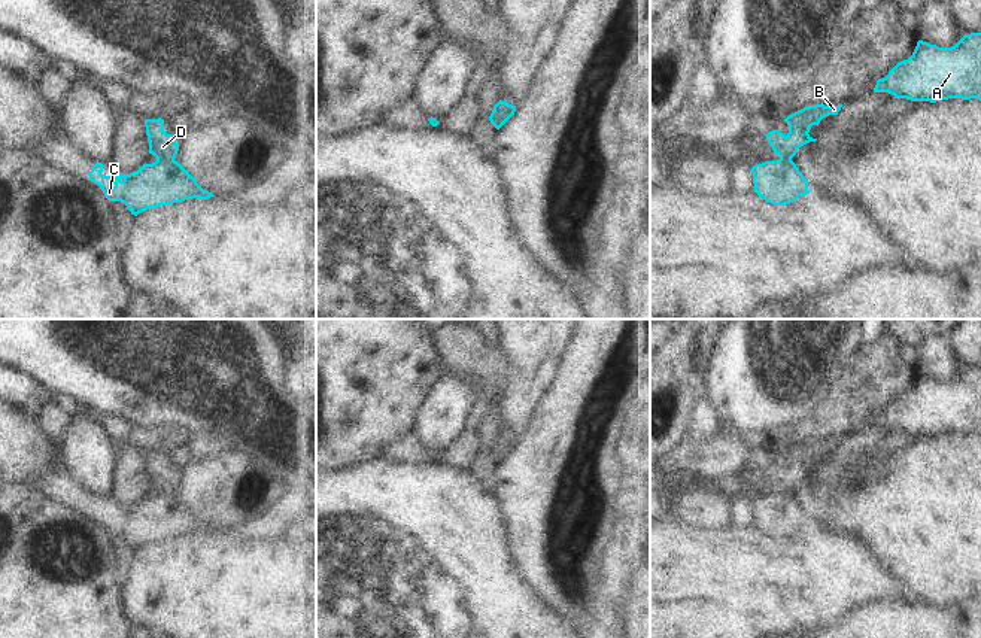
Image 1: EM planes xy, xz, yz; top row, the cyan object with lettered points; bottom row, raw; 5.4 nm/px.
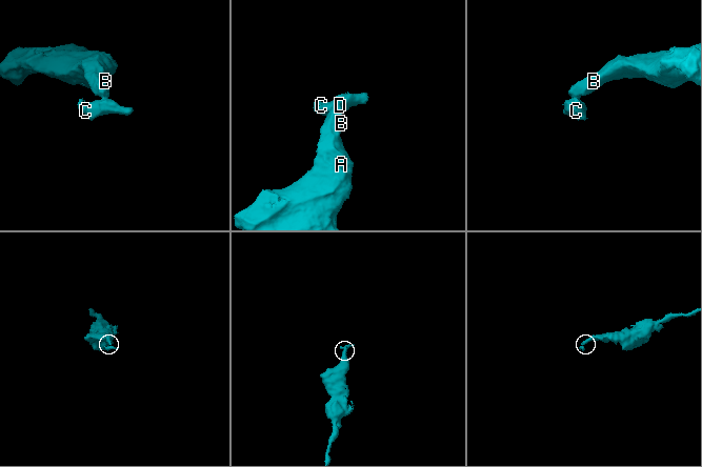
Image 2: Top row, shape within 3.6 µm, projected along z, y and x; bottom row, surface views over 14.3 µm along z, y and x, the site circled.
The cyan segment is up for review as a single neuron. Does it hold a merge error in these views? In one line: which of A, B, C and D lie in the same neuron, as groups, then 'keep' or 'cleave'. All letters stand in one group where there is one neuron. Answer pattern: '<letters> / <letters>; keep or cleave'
A B D / C; cleave

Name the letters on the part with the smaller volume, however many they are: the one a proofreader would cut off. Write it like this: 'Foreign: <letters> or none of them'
Foreign: C

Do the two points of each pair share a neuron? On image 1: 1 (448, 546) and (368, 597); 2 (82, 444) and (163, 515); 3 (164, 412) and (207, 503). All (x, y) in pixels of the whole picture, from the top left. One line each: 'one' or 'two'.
1: one
2: two
3: two

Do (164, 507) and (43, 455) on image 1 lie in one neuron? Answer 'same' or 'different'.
different

